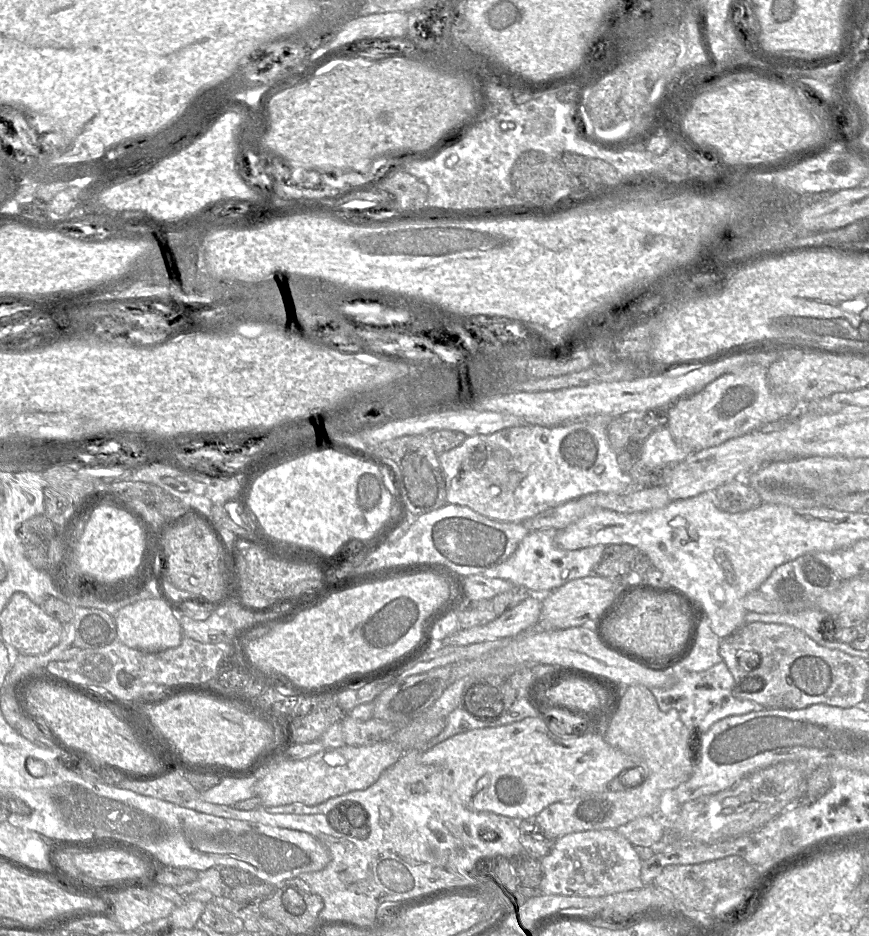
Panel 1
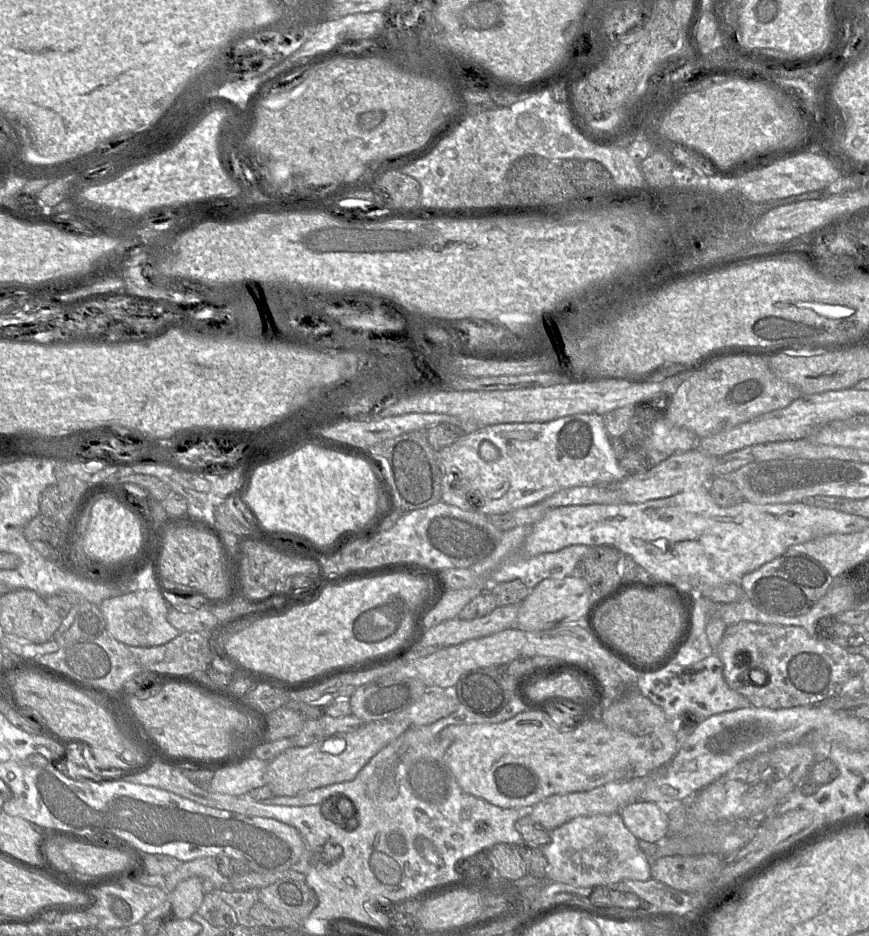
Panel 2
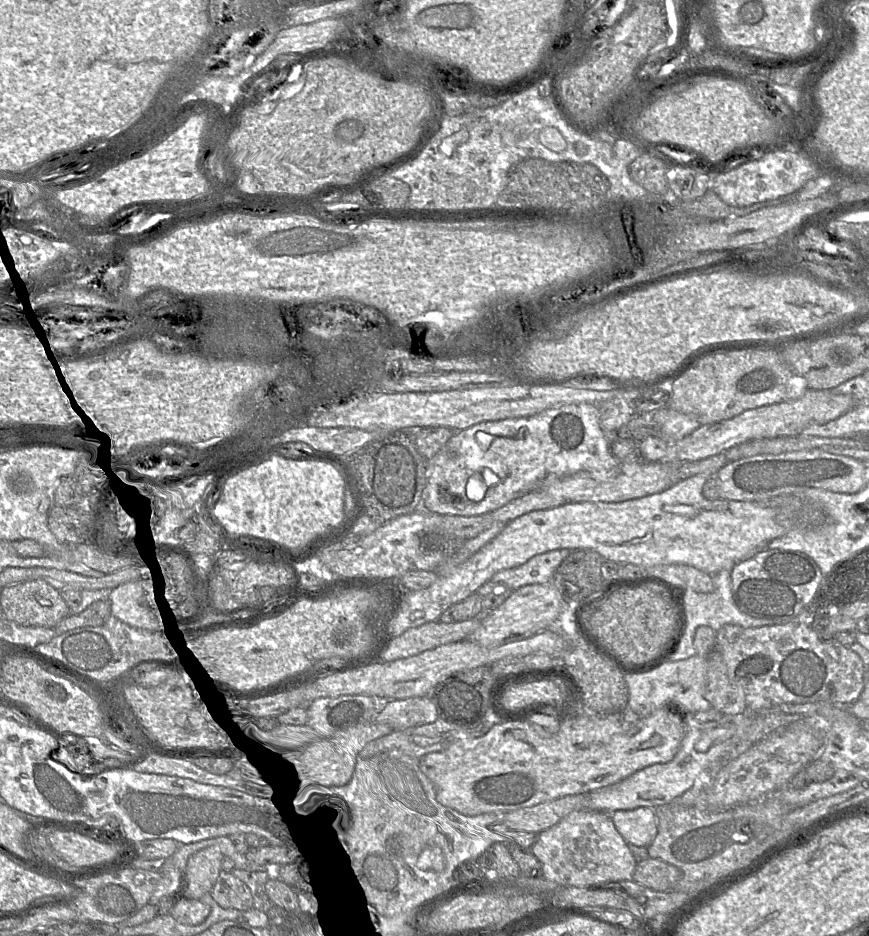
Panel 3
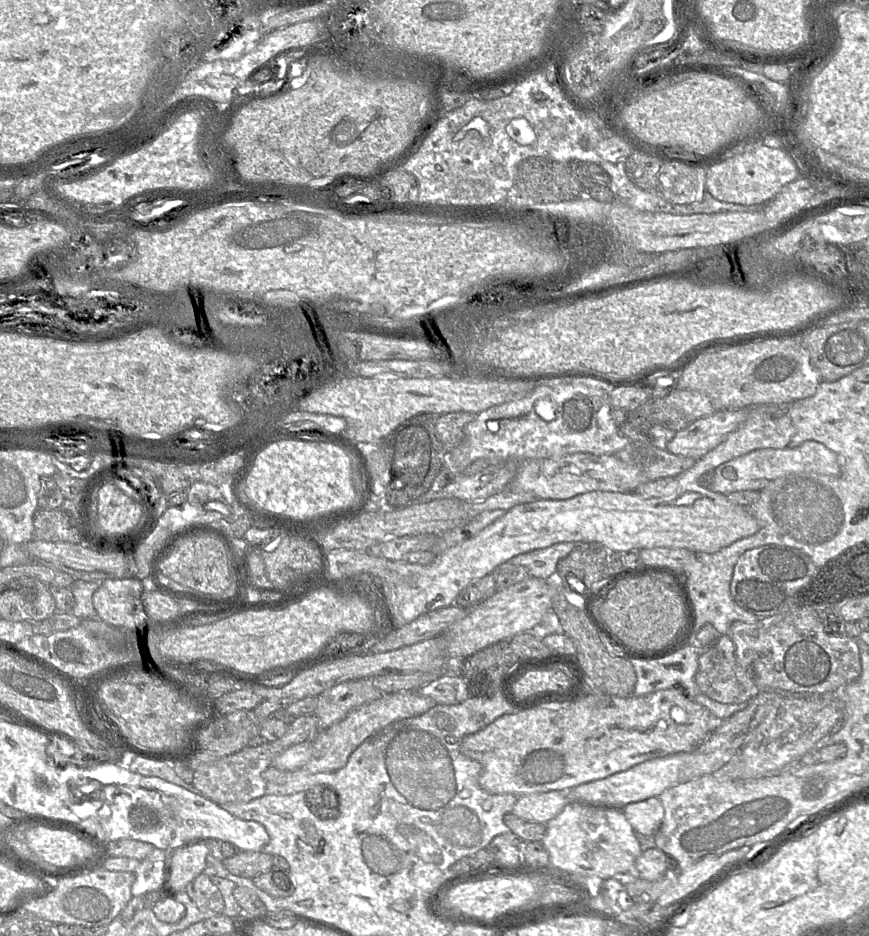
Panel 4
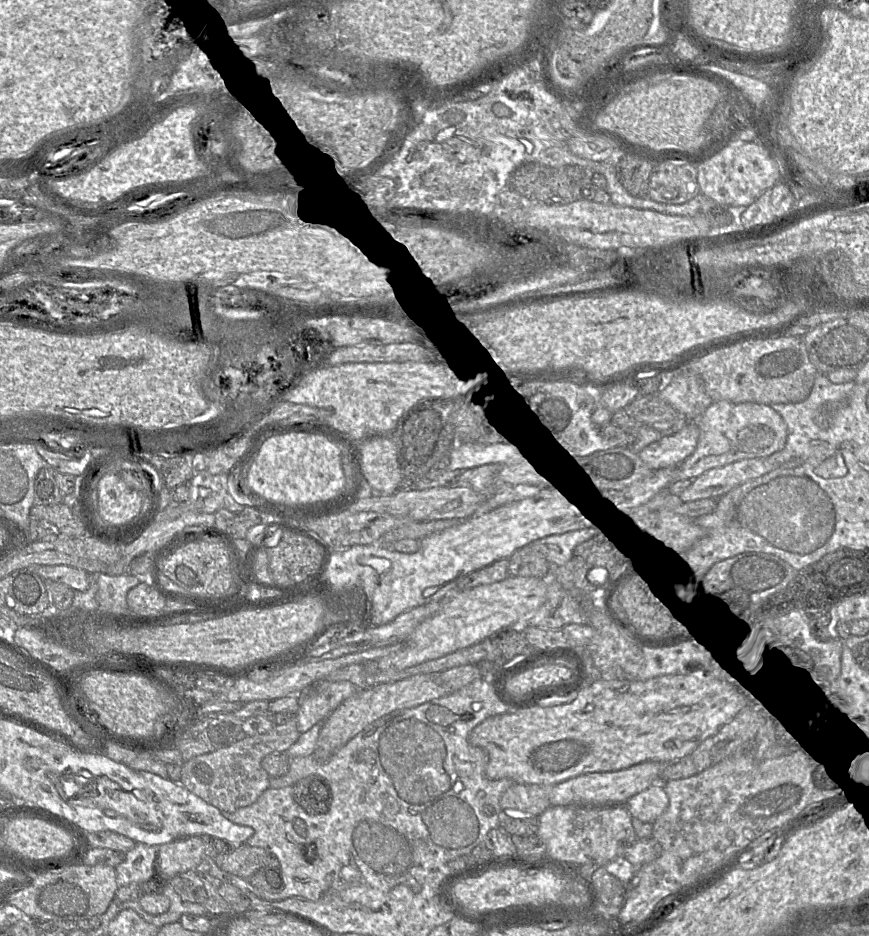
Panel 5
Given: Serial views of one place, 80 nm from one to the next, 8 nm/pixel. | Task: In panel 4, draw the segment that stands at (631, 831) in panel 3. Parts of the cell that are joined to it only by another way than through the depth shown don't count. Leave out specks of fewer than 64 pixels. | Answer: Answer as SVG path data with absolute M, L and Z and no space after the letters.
M658 797L612 809L620 809L634 831L642 837L653 837L664 818L664 809Z

